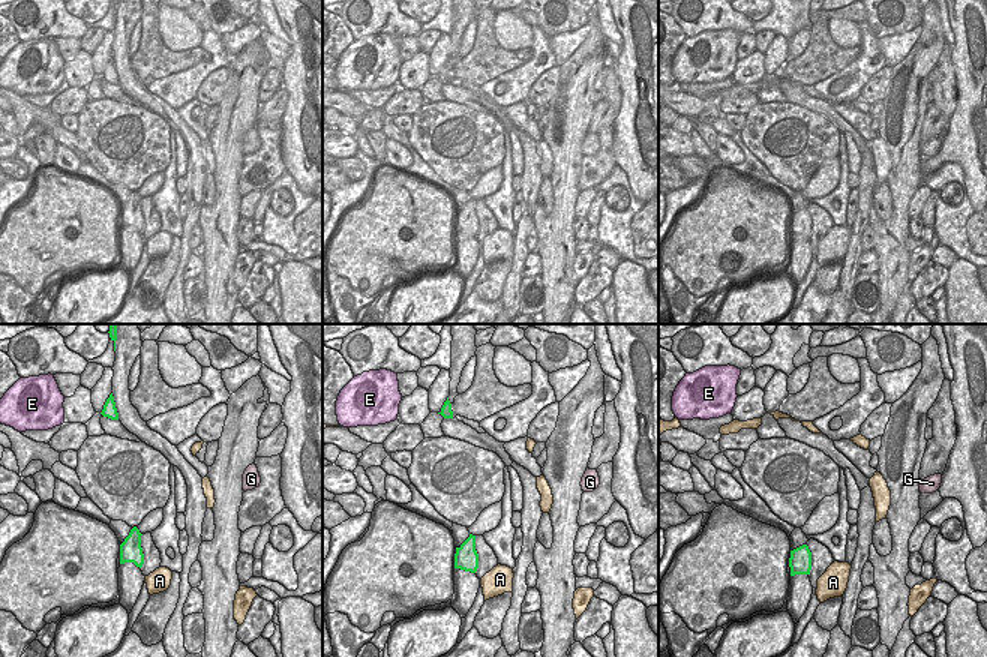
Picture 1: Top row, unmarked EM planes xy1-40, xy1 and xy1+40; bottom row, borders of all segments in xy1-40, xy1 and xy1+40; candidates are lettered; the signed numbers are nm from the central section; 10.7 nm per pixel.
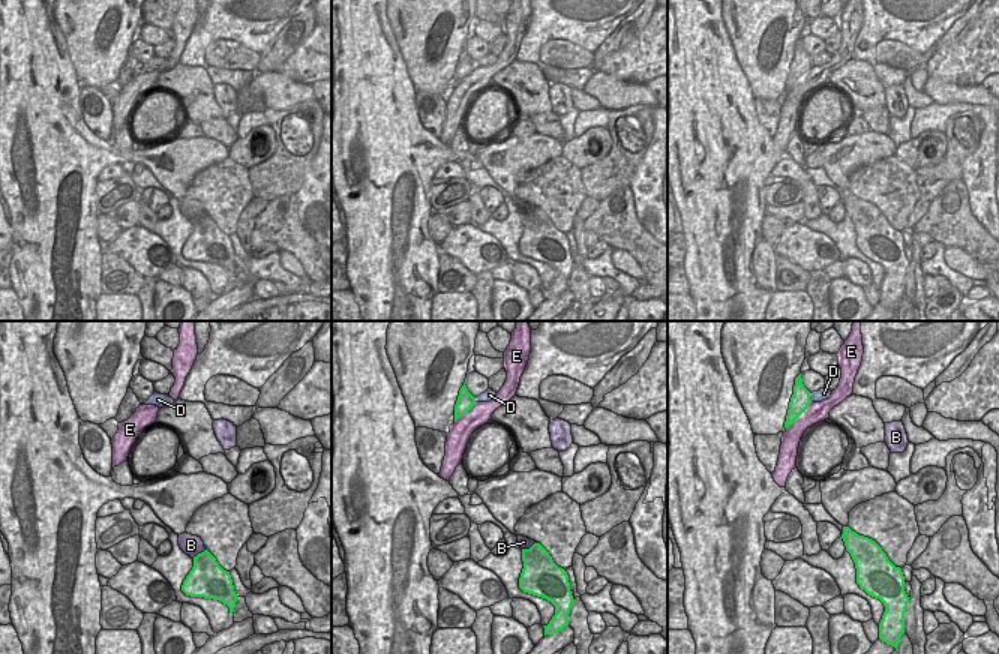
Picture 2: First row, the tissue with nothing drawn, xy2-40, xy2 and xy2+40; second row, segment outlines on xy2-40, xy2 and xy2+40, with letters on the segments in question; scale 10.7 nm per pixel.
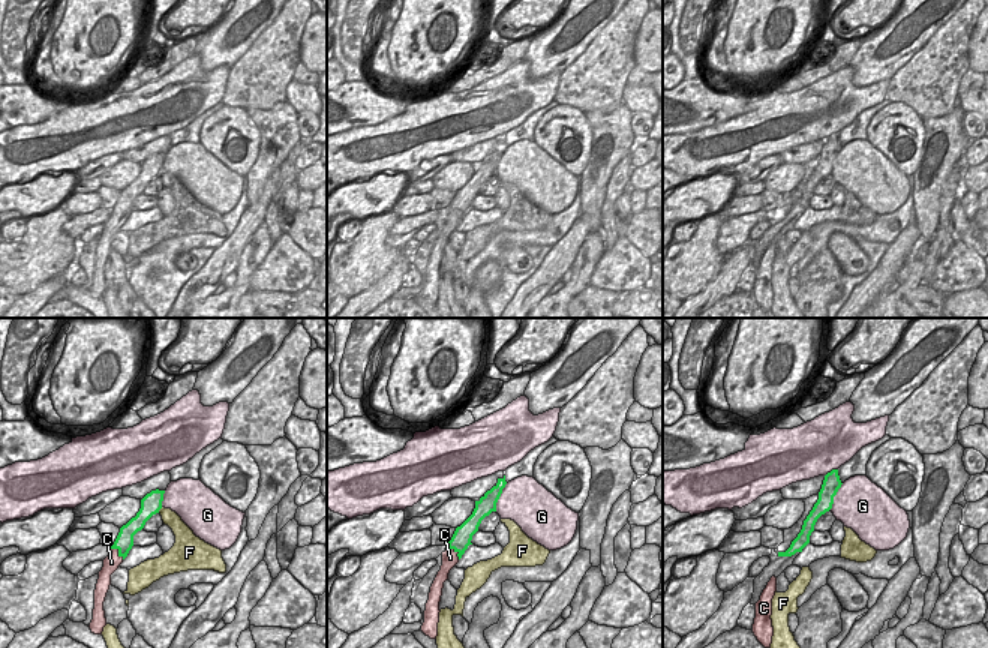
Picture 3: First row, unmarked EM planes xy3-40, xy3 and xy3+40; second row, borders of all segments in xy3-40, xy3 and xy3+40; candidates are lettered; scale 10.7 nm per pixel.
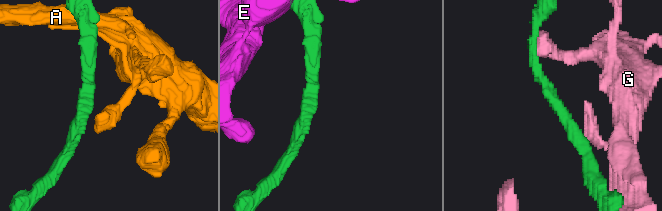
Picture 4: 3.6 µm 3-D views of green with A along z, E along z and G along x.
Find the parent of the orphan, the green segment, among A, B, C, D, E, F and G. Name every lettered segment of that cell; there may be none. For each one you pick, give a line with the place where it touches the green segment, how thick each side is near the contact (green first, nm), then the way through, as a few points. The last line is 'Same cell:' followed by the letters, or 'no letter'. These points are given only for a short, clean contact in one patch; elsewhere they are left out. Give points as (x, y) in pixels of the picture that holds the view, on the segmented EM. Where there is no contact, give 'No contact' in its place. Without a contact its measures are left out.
C: Touches green at xy3 (455, 551). Thickness 200 nm (green) against 170 nm. Path across: xy3 (461, 540), (455, 551), (450, 558)
Same cell: C.

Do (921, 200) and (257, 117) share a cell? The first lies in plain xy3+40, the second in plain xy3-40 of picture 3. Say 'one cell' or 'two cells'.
one cell

